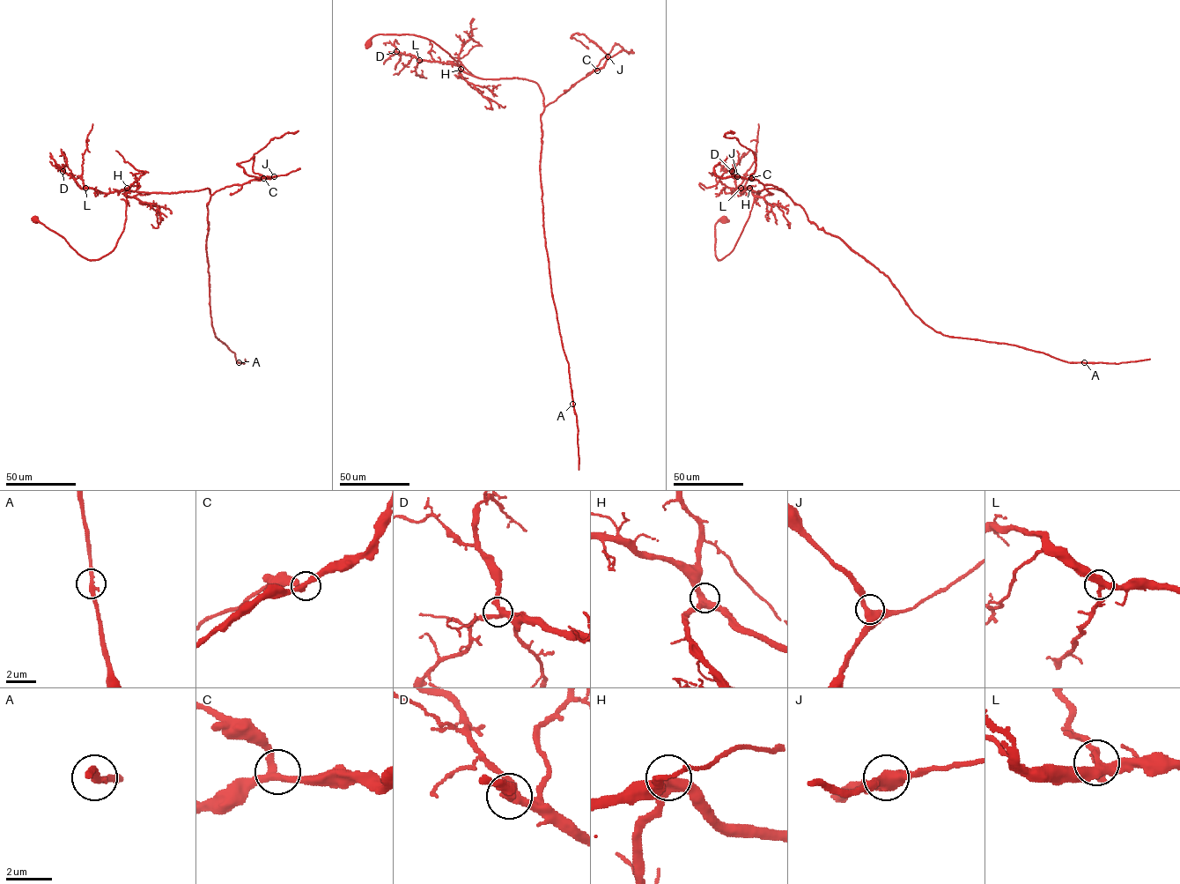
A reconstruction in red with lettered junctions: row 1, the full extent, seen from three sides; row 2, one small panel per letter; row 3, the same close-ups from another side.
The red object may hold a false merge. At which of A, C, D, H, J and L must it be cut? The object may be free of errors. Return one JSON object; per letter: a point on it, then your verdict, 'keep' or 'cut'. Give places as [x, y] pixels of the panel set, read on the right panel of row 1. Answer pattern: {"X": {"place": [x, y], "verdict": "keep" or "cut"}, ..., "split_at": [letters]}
{"A": {"place": [1084, 362], "verdict": "keep"}, "C": {"place": [751, 178], "verdict": "keep"}, "D": {"place": [732, 171], "verdict": "keep"}, "H": {"place": [749, 188], "verdict": "keep"}, "J": {"place": [737, 176], "verdict": "keep"}, "L": {"place": [741, 188], "verdict": "keep"}, "split_at": []}

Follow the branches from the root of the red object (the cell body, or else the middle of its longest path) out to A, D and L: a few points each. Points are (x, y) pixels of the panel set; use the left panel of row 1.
A: (34, 219), (82, 256), (98, 260), (114, 248), (123, 230), (127, 189), (209, 189), (211, 325), (239, 362)
D: (34, 219), (88, 260), (100, 258), (115, 246), (126, 219), (127, 188), (108, 193), (81, 188), (62, 171)
L: (34, 219), (62, 235), (88, 259), (106, 256), (124, 227), (127, 188), (105, 193), (85, 188)

